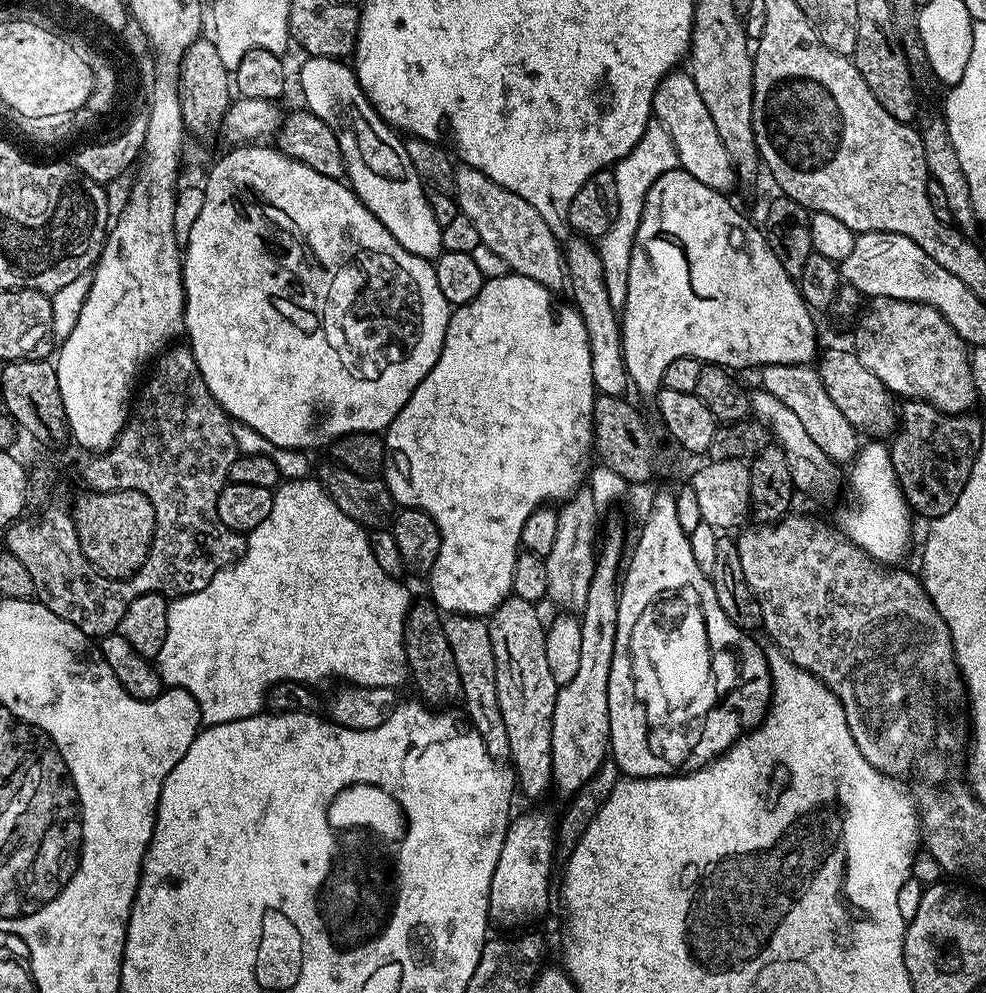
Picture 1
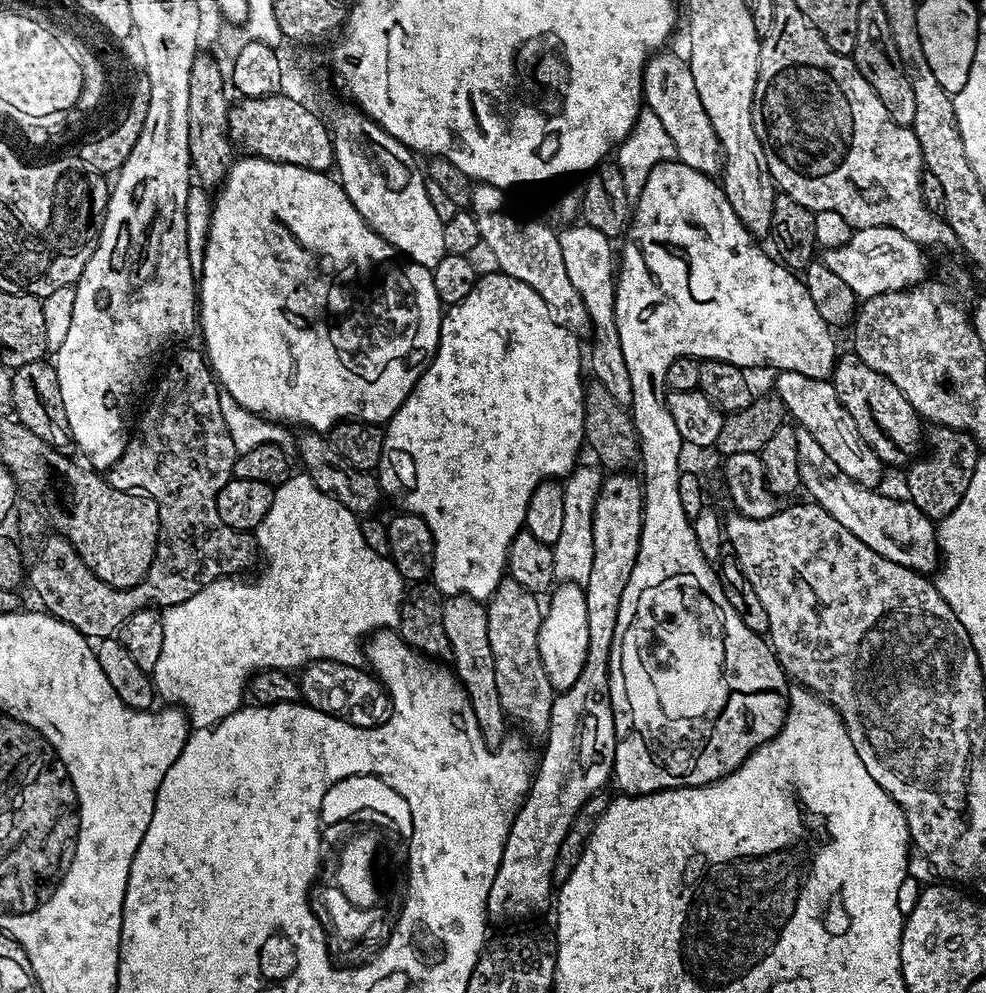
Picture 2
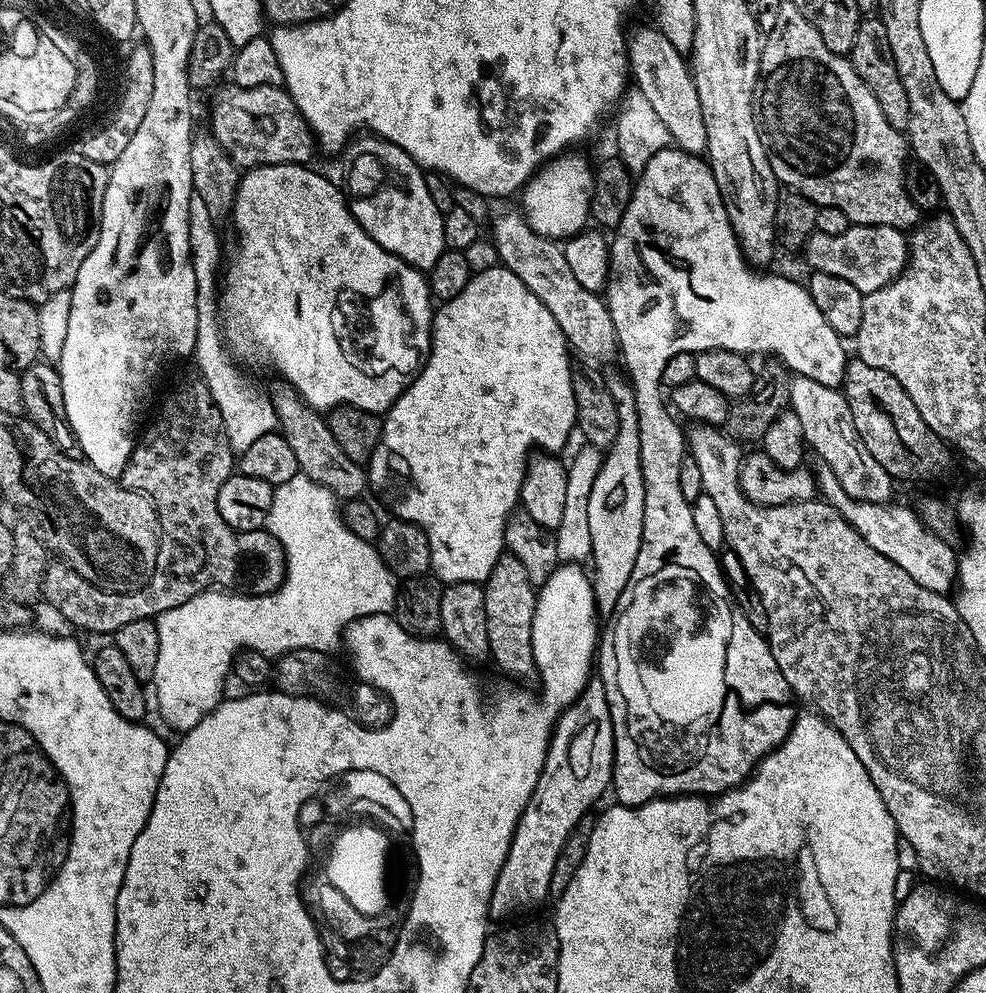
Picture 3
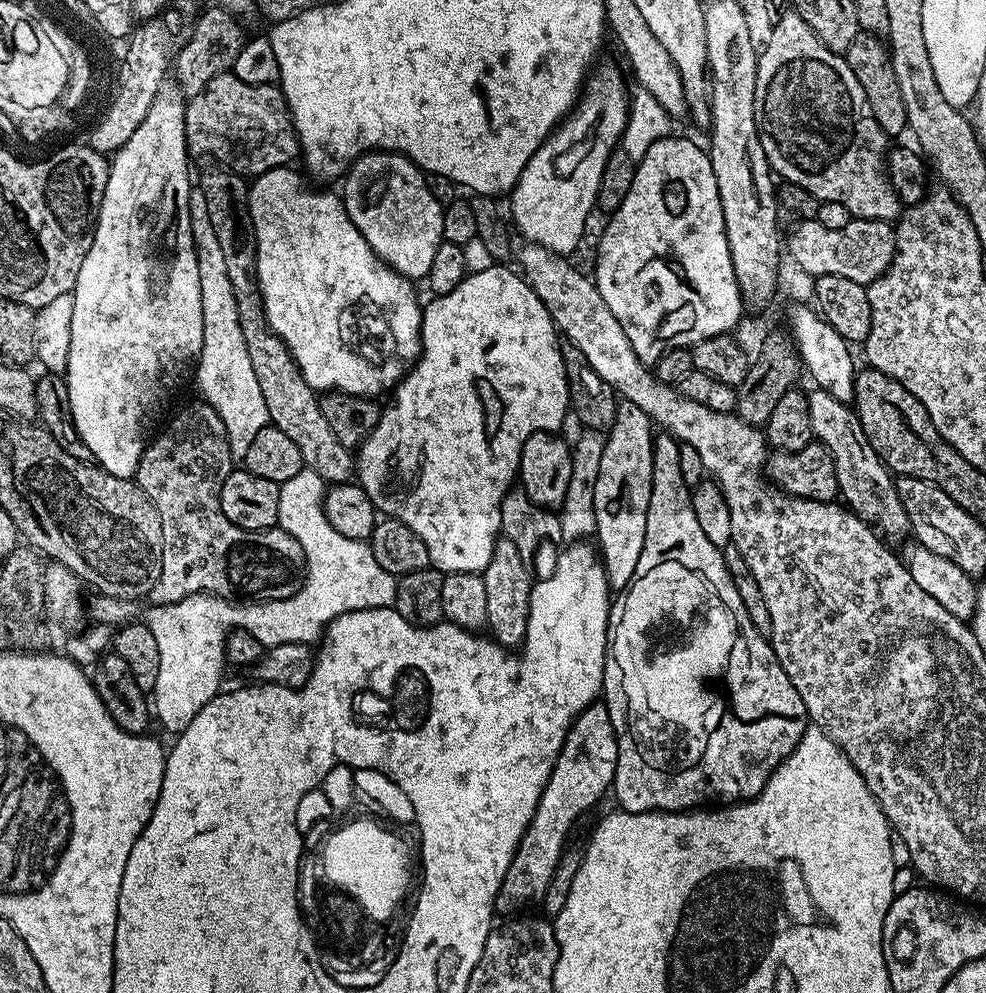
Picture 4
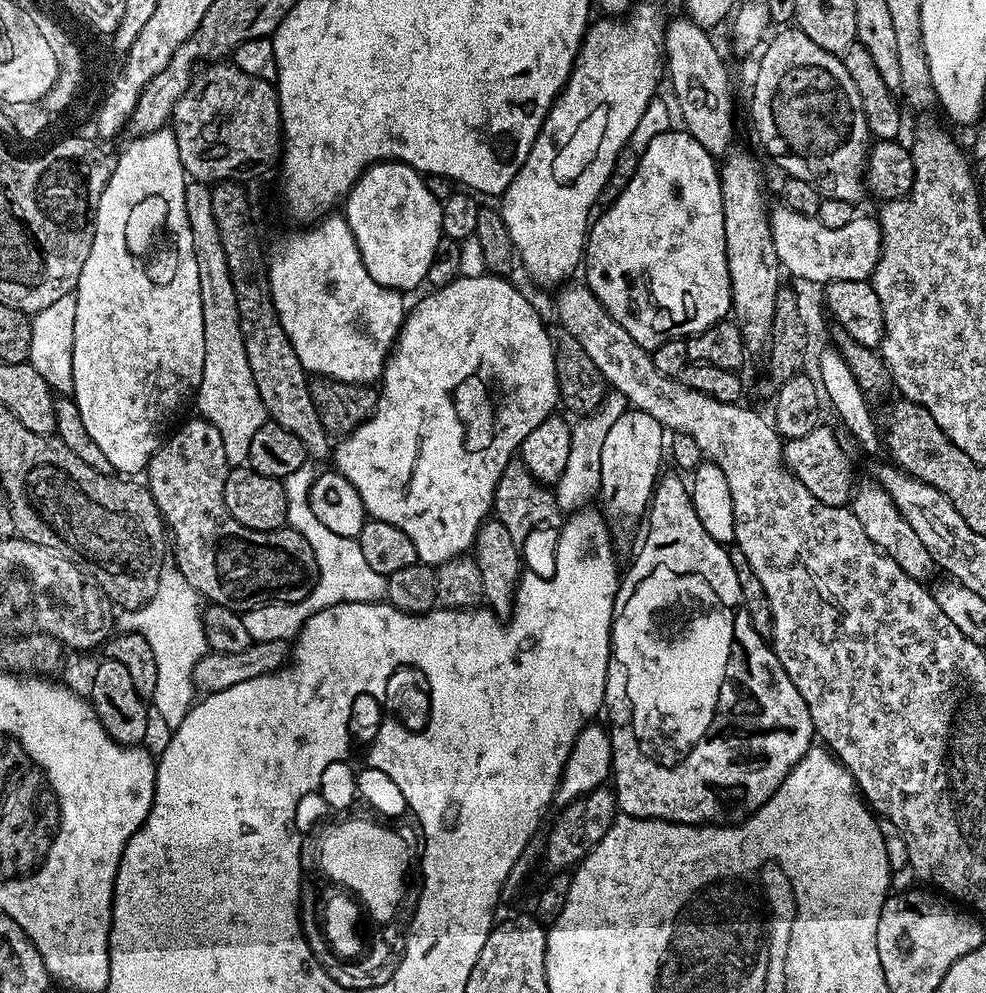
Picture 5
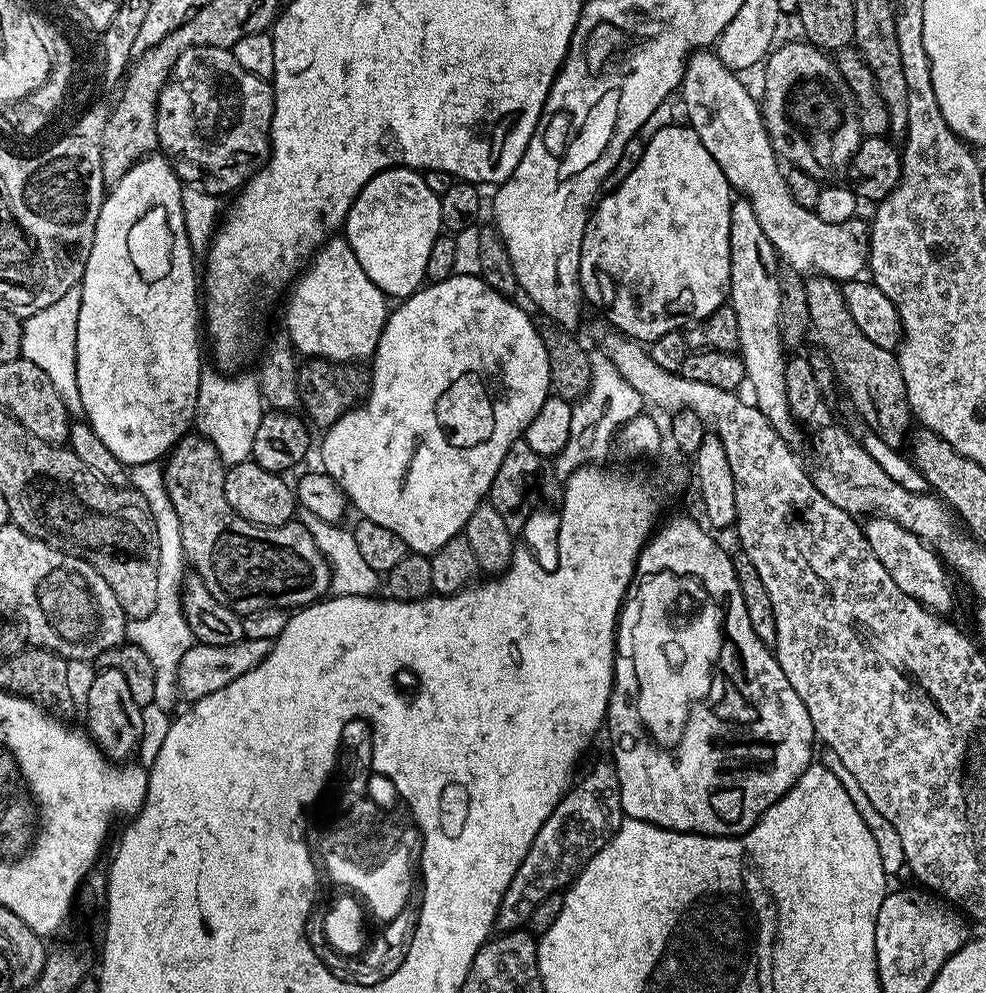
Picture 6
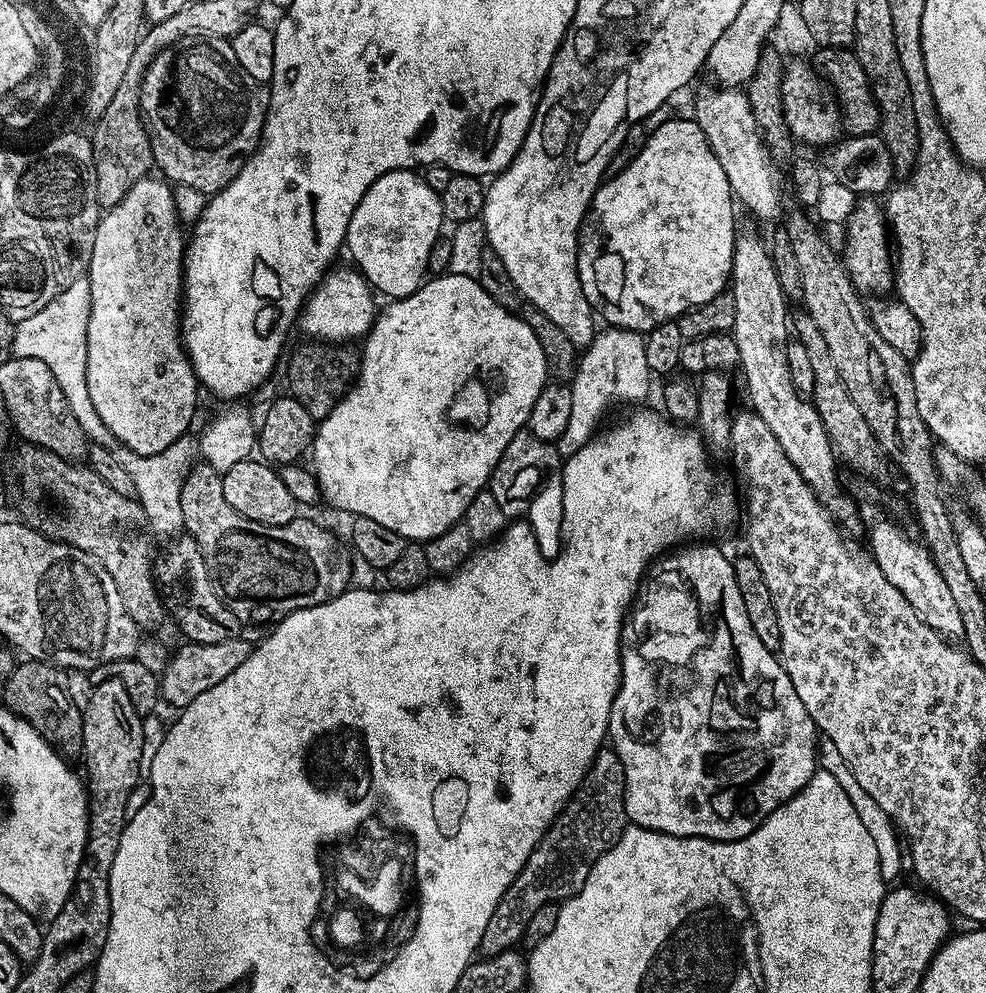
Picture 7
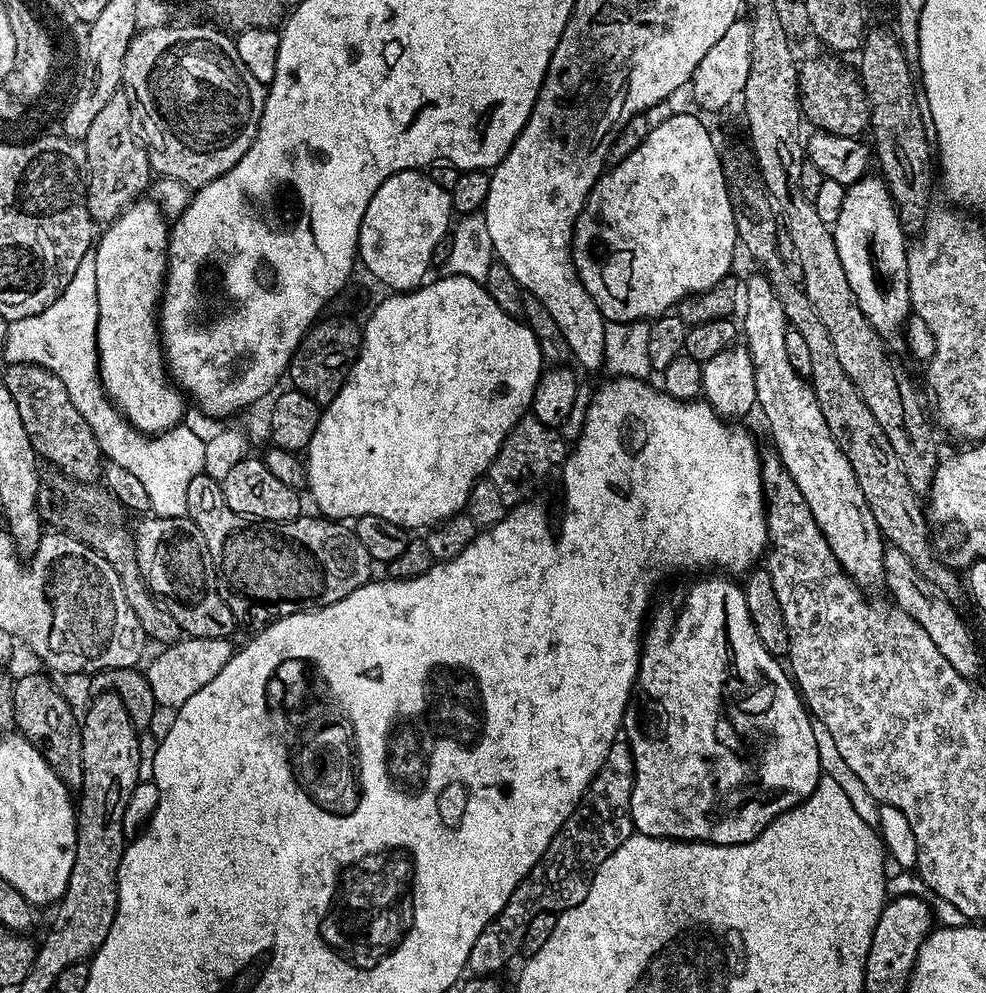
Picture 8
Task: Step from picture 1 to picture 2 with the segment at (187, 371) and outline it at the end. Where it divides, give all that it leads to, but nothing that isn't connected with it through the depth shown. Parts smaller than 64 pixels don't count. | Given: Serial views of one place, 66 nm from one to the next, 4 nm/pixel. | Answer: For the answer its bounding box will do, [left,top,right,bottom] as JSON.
[30,347,258,638]

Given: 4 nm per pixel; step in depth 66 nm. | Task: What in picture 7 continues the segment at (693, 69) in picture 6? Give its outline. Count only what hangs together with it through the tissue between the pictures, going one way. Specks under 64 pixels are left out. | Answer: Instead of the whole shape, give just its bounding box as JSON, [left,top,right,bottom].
[696,86,780,220]

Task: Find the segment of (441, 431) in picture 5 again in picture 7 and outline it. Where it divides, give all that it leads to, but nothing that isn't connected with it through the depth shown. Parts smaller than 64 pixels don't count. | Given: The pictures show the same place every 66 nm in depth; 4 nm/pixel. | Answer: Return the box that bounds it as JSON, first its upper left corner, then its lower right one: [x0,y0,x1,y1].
[310,274,550,542]

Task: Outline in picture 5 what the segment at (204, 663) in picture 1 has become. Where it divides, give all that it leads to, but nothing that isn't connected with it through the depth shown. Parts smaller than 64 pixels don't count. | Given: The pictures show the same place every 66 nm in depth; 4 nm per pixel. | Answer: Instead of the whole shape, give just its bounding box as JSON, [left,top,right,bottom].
[118,463,387,730]

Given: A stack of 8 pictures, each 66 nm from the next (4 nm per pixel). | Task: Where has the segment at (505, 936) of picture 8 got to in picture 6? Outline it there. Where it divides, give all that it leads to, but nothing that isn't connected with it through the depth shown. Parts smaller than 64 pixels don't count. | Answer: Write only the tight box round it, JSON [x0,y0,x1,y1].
[494,760,625,933]

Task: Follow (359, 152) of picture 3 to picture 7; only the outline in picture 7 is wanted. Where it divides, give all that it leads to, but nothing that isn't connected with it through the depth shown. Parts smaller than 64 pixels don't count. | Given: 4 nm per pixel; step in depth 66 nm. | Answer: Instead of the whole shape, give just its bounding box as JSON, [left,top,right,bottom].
[346,171,445,300]

